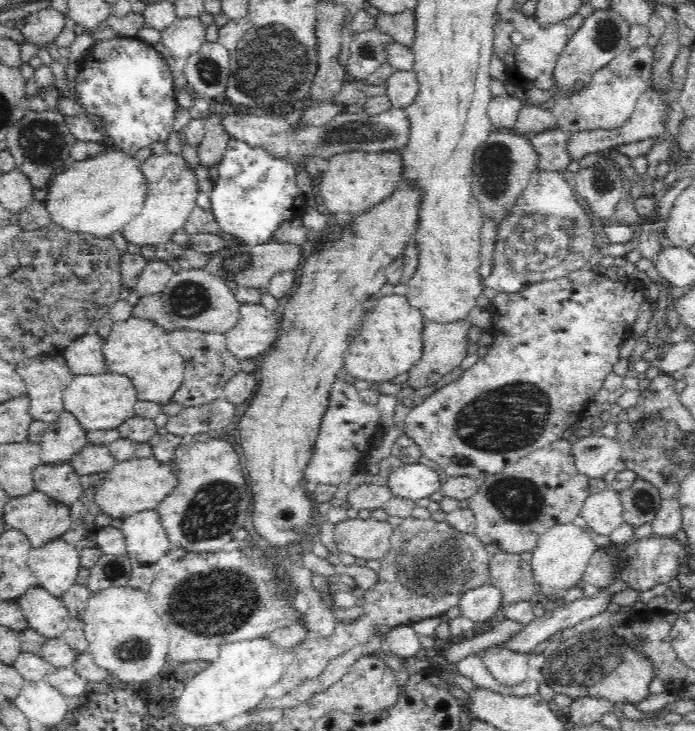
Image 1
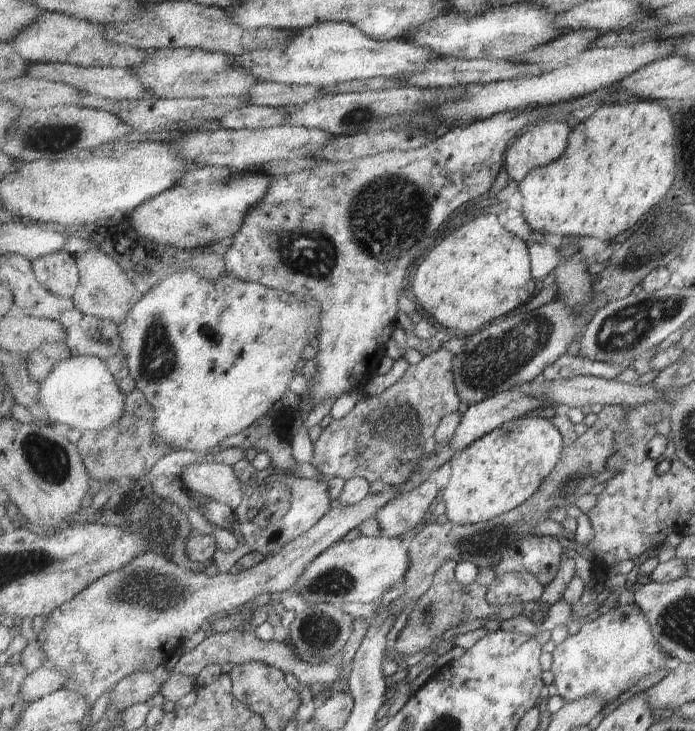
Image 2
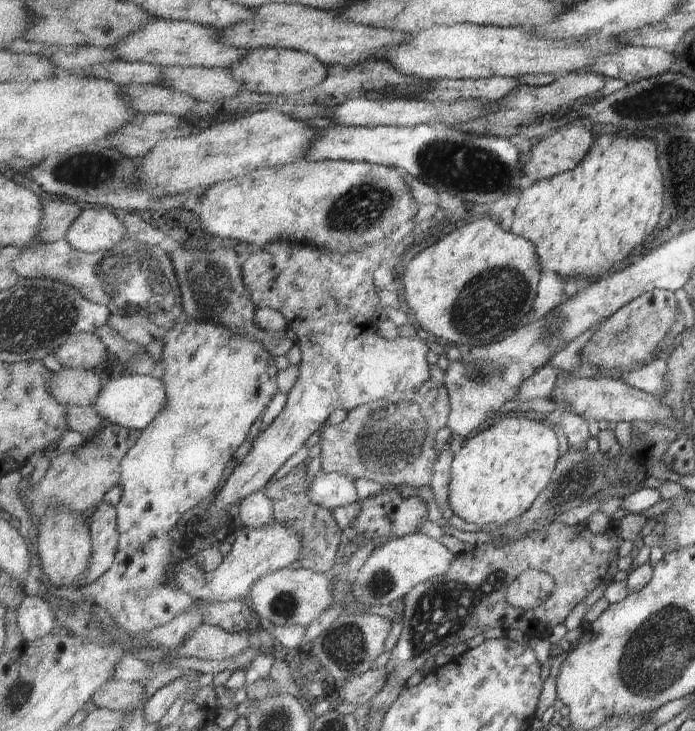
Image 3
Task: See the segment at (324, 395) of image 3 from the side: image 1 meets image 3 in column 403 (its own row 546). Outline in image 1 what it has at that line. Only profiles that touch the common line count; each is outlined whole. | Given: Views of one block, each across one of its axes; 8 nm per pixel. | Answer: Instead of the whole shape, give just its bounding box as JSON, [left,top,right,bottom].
[334,518,394,561]

